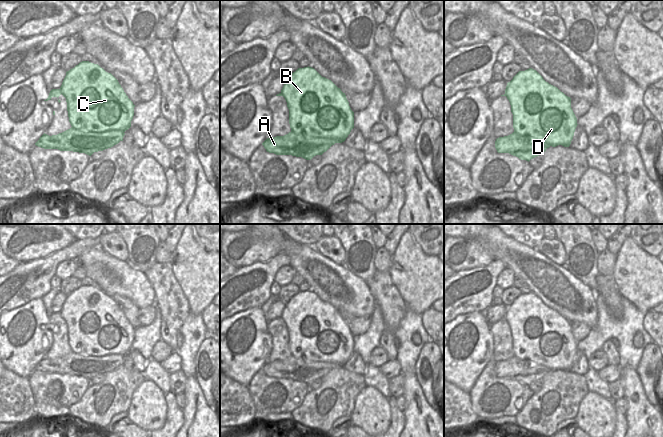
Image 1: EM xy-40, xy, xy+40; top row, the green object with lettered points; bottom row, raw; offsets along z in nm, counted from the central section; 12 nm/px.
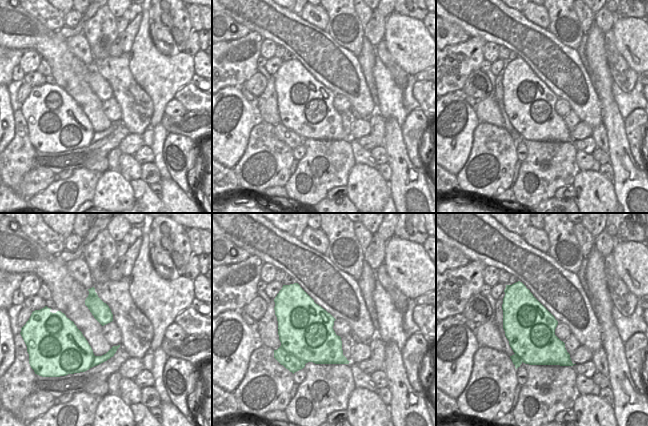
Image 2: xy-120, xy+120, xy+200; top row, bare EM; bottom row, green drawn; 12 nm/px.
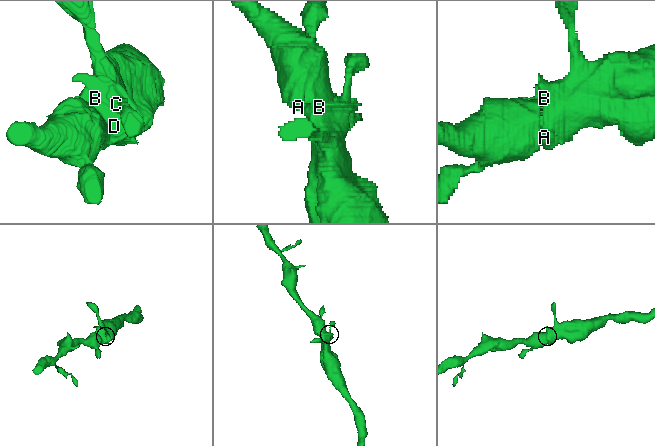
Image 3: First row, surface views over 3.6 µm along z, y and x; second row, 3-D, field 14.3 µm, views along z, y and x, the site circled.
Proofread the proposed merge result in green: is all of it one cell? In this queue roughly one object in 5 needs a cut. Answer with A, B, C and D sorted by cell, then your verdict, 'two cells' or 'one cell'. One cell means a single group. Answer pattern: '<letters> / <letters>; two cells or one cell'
A B C D; one cell

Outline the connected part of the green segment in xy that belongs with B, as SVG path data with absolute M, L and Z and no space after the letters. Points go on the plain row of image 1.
M312 291L298 292L293 296L276 320L283 320L287 326L291 355L284 360L267 362L262 369L269 377L311 384L335 367L344 366L354 352L354 336L345 317Z

